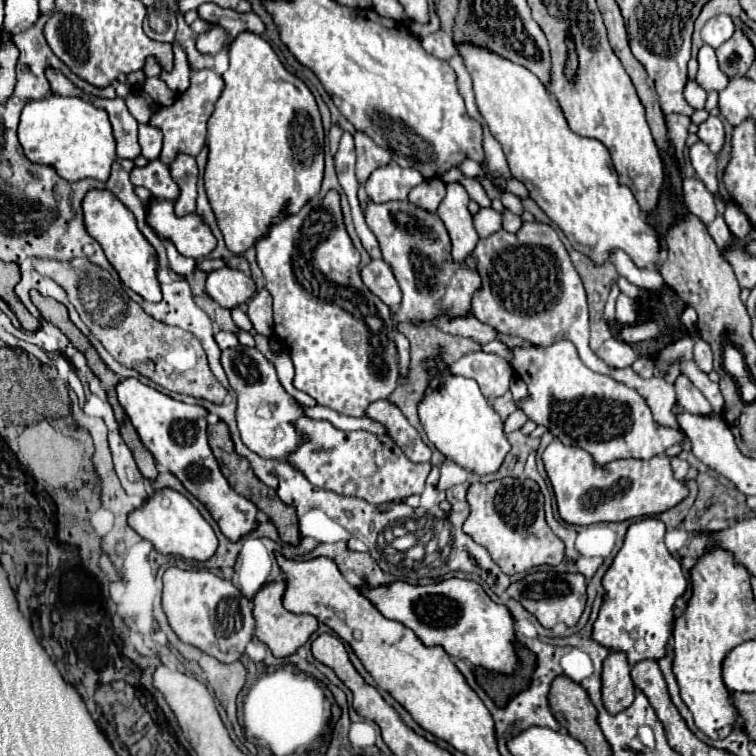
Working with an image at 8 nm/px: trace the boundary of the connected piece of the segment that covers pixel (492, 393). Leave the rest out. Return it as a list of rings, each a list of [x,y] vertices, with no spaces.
[[[484,351],[468,353],[456,363],[452,363],[450,371],[462,377],[478,379],[478,385],[486,399],[504,395],[512,383],[510,363],[496,353],[484,353]]]

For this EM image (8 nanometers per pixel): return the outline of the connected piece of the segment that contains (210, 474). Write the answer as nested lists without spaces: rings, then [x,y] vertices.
[[[122,379],[116,385],[118,401],[140,435],[140,441],[154,455],[156,463],[164,465],[174,473],[180,483],[208,509],[212,519],[218,523],[220,531],[230,539],[238,541],[242,535],[254,531],[256,527],[256,505],[236,493],[226,477],[222,475],[206,439],[206,409],[198,405],[186,405],[176,401],[138,379]]]

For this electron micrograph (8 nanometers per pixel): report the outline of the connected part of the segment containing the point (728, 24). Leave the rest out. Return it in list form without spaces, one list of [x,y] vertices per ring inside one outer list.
[[[718,15],[714,19],[710,19],[704,29],[702,29],[702,39],[706,45],[710,47],[720,47],[724,41],[728,41],[734,33],[734,23],[730,15]]]

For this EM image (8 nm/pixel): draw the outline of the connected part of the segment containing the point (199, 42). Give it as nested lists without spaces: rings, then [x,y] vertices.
[[[212,25],[208,31],[204,31],[202,35],[198,35],[196,39],[196,49],[200,53],[206,53],[206,55],[216,55],[218,51],[226,51],[230,49],[230,37],[226,33],[226,29],[222,29],[220,25]]]

